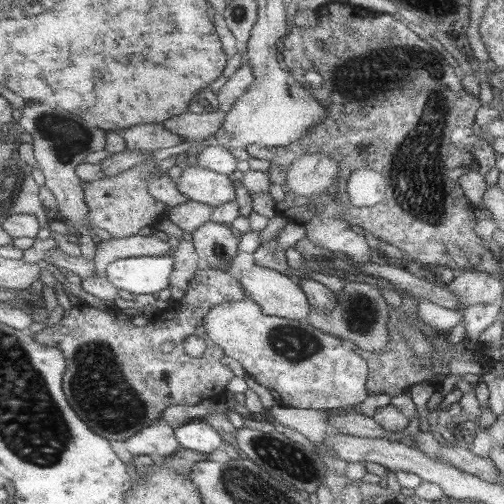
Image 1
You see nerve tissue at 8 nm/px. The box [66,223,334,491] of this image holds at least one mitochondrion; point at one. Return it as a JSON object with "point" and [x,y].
{"point":[114,405]}

